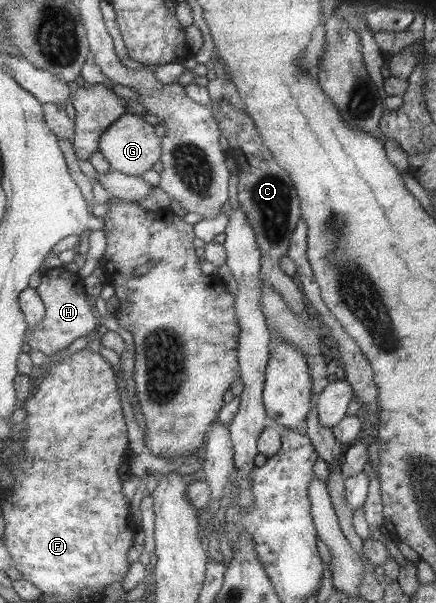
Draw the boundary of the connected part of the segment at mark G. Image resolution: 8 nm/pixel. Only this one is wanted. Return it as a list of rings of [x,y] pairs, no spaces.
[[[124,112],[103,135],[99,144],[99,150],[110,164],[111,170],[130,176],[140,177],[144,172],[153,168],[160,158],[160,141],[152,132],[152,126],[142,122],[140,115]]]

